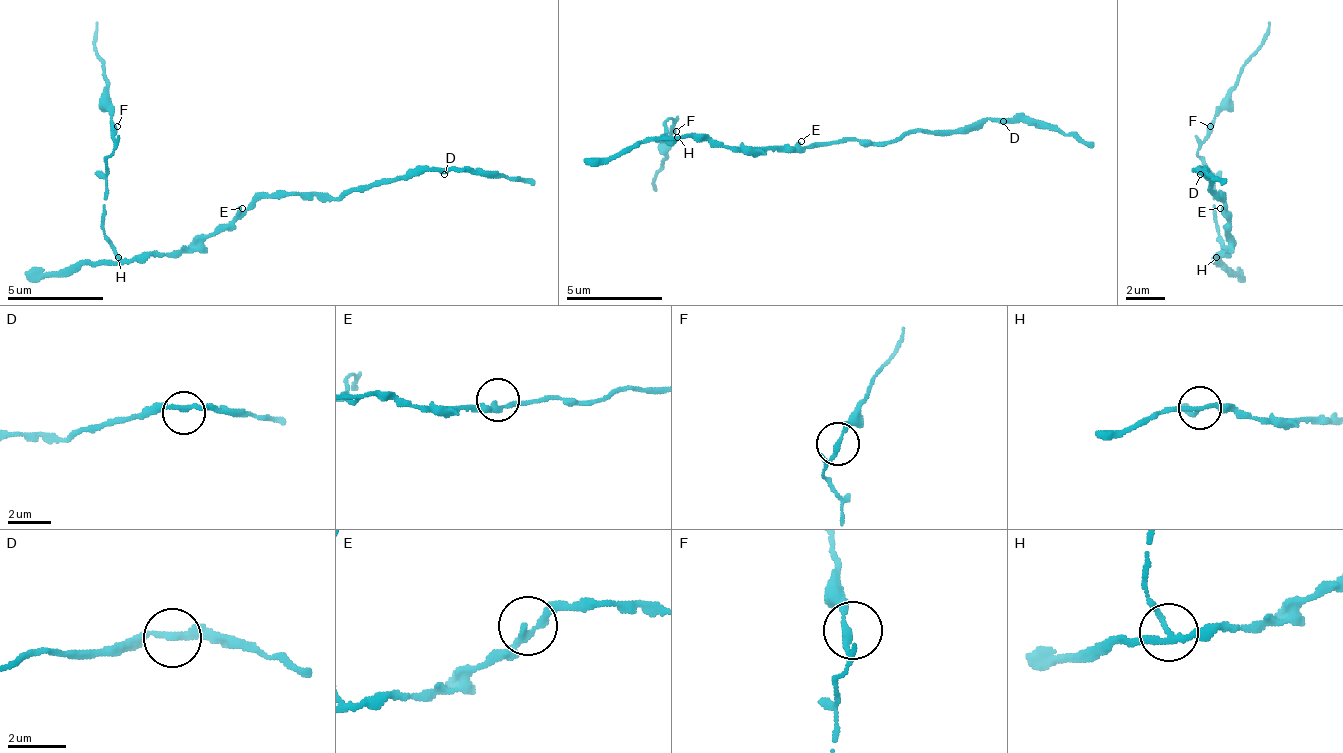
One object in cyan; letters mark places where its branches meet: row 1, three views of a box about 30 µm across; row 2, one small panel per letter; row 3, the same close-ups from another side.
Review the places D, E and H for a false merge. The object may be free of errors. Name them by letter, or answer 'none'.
H

